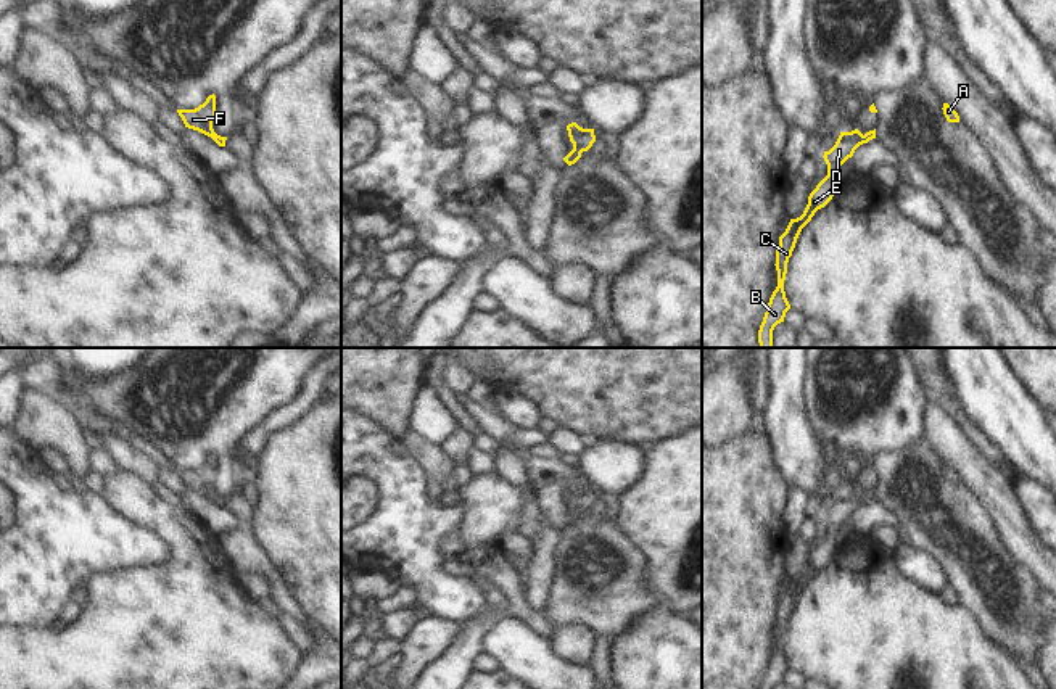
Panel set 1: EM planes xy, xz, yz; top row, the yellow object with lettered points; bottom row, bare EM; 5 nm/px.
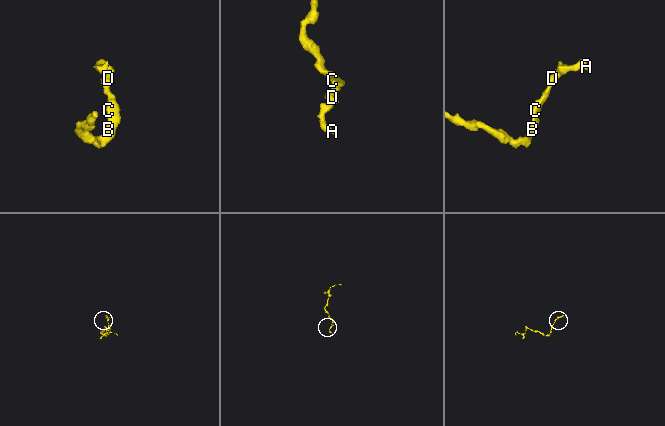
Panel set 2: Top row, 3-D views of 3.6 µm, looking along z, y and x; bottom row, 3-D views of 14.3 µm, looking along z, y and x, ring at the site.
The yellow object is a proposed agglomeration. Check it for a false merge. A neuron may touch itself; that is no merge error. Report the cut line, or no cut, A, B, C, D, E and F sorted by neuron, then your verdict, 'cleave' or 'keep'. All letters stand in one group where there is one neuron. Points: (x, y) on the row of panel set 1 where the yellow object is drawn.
no cut; A B C D E F; keep

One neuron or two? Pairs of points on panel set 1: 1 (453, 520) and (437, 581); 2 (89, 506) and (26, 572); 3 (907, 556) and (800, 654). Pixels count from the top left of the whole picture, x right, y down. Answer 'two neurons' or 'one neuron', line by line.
1: one neuron
2: one neuron
3: two neurons

